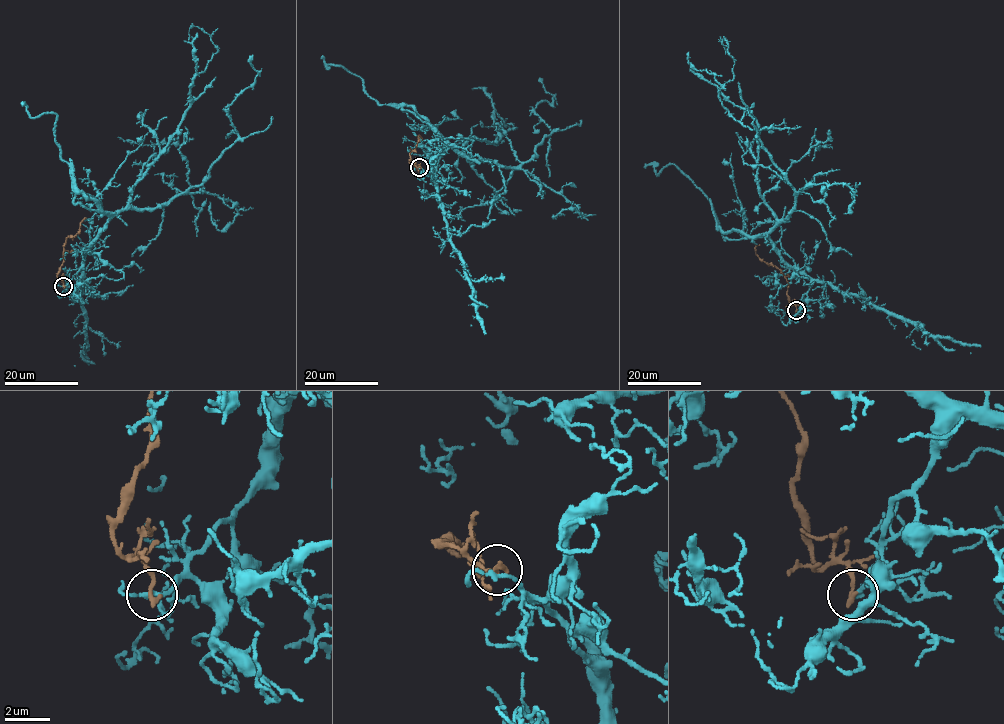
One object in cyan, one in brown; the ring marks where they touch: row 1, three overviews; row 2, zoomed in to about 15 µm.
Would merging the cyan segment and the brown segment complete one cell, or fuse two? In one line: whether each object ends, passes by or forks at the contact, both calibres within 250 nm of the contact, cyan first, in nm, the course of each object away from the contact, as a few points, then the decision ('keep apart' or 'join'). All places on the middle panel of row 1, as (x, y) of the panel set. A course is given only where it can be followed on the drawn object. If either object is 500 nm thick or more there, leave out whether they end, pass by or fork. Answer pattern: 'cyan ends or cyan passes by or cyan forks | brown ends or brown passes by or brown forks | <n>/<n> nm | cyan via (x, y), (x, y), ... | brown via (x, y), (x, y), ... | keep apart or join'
cyan passes by | brown ends | 160/260 nm | cyan via (419, 167), (434, 183), (449, 145), (514, 168), (532, 159), (553, 130), (534, 109), (554, 98), (542, 79) | brown via (419, 167), (410, 163), (413, 165), (409, 159), (417, 136), (422, 140) | join

